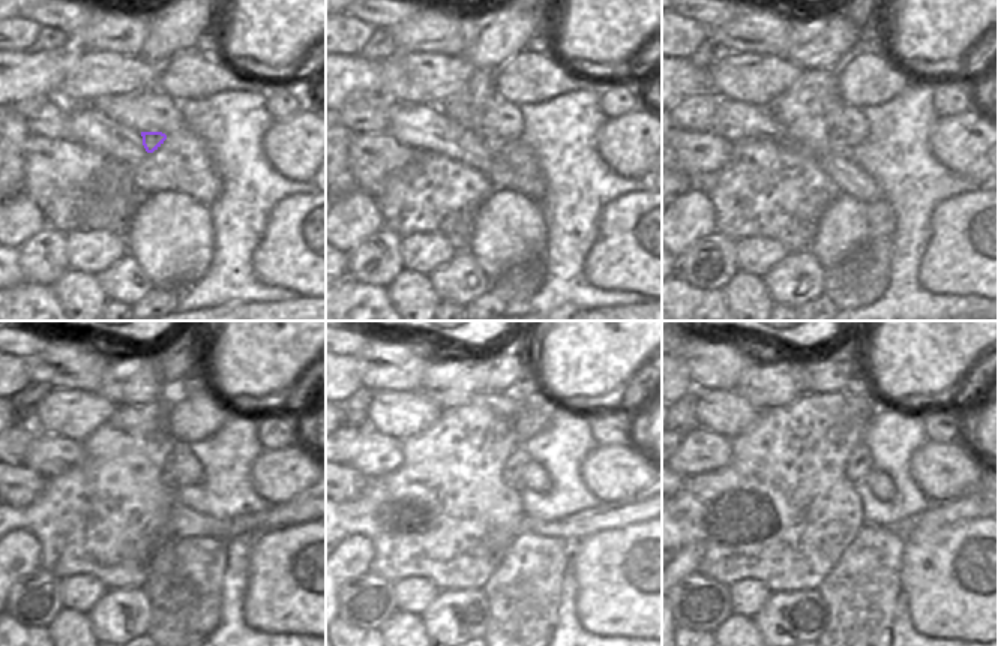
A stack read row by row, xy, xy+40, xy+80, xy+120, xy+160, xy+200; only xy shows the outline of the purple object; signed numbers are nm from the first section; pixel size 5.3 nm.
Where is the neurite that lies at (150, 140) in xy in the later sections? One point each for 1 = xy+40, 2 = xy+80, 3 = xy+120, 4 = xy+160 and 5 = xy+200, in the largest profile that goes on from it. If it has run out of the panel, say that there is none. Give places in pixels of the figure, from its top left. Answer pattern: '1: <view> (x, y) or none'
1: xy+40 (492, 141)
2: xy+80 (836, 144)
3: xy+120 (167, 477)
4: xy+160 (512, 468)
5: xy+200 (859, 463)

